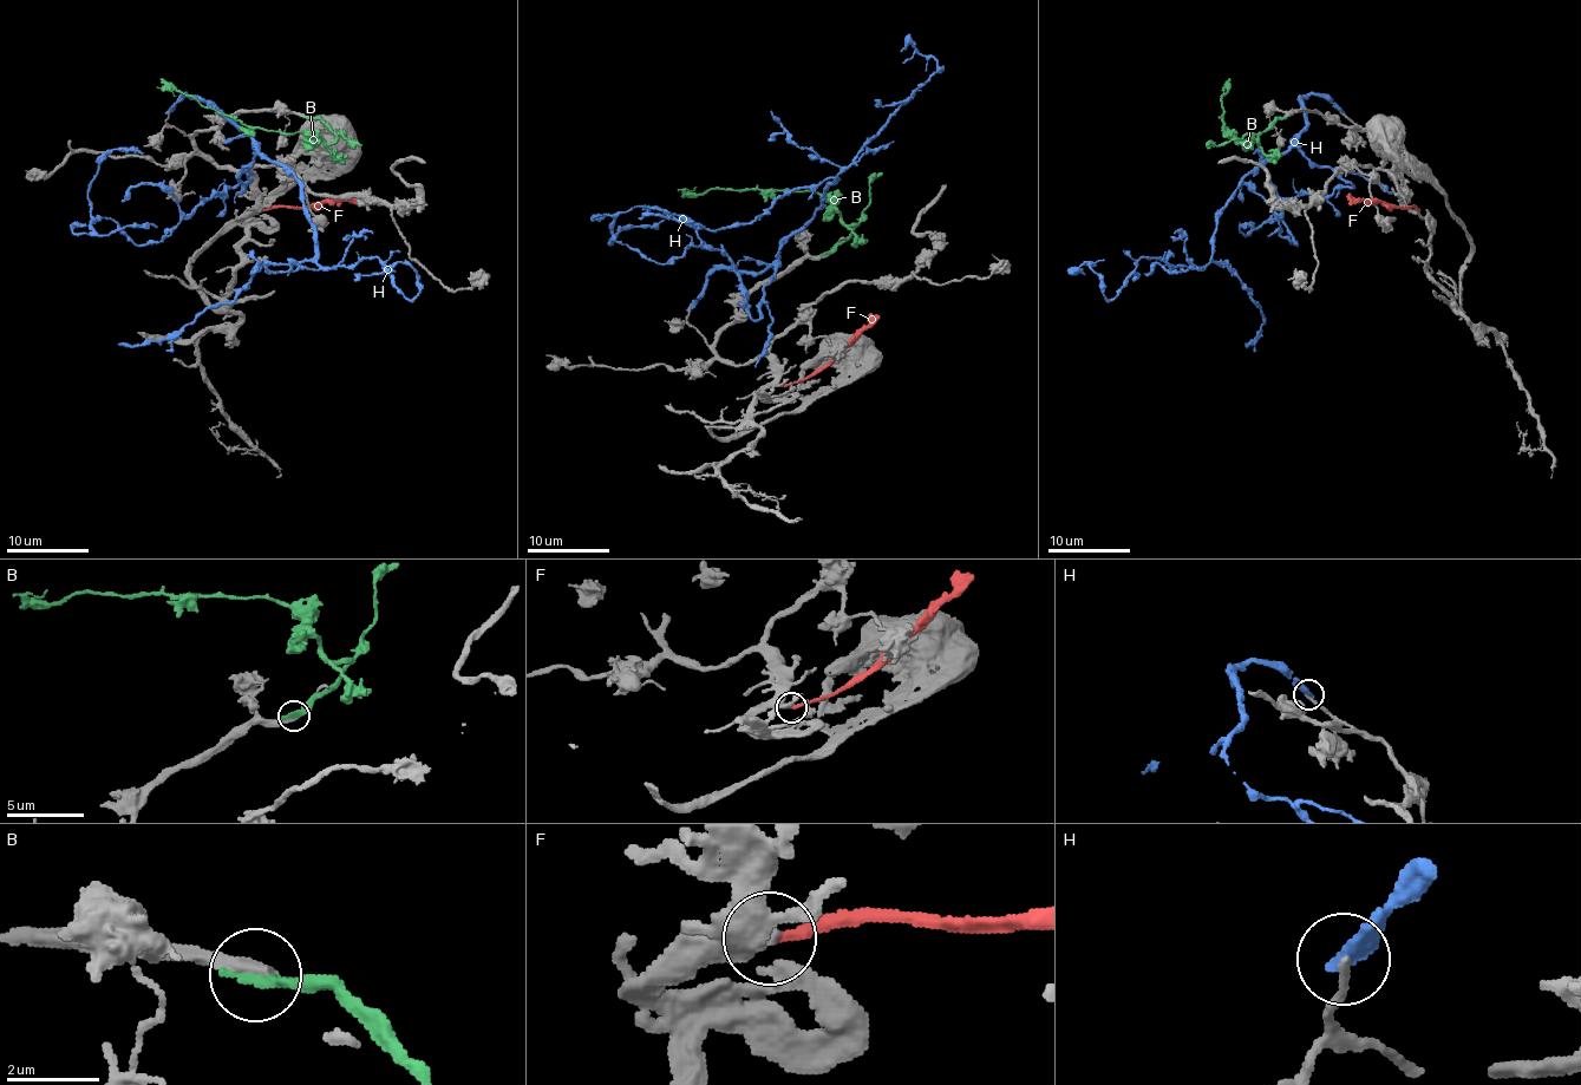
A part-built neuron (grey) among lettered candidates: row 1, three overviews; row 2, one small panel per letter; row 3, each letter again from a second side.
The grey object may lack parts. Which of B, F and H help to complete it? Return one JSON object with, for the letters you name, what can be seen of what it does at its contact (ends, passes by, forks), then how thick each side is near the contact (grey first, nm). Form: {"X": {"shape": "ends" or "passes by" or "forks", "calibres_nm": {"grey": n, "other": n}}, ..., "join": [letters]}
{"join": []}

